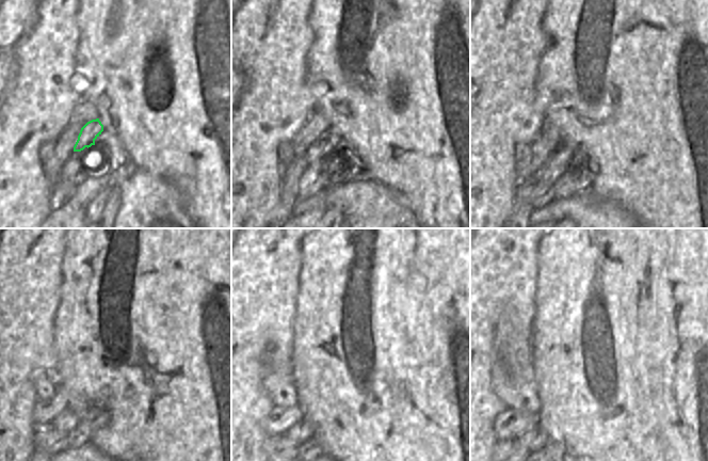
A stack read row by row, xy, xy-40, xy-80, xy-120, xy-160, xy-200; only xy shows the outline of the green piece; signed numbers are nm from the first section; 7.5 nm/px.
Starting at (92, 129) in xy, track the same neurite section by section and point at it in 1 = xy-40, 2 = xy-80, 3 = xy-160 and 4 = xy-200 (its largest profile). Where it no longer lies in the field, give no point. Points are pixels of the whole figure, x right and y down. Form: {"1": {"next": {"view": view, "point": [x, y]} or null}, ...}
{"1": {"next": {"view": "xy-40", "point": [322, 147]}}, "2": {"next": {"view": "xy-80", "point": [559, 161]}}, "3": {"next": {"view": "xy-160", "point": [300, 433]}}, "4": {"next": {"view": "xy-200", "point": [534, 440]}}}

